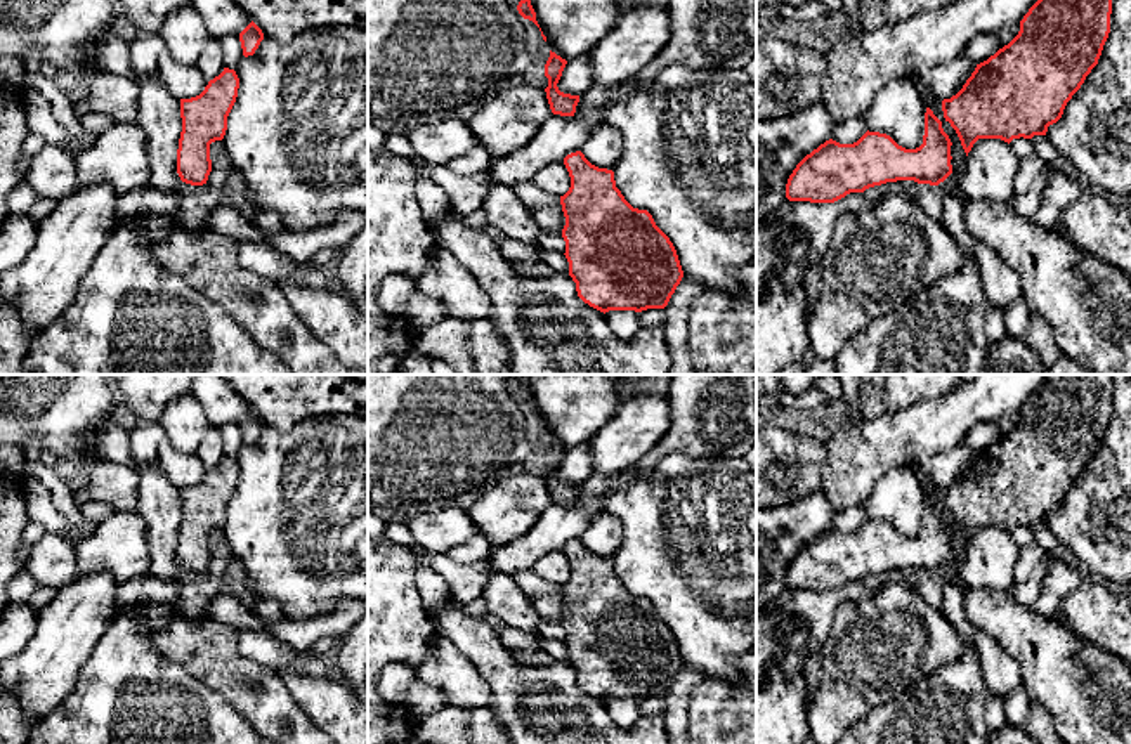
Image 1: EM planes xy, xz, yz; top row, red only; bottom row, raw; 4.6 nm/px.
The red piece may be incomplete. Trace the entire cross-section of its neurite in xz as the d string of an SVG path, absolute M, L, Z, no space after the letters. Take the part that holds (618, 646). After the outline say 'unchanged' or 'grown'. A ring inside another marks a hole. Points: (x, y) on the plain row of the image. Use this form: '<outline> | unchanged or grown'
M581 539L564 546L564 553L571 565L569 579L560 584L566 614L562 626L566 630L566 647L569 650L569 664L576 671L578 685L590 695L609 699L664 697L683 666L683 659L677 638L670 626L656 614L647 598L633 597L621 579L616 576L614 560L592 553Z | unchanged

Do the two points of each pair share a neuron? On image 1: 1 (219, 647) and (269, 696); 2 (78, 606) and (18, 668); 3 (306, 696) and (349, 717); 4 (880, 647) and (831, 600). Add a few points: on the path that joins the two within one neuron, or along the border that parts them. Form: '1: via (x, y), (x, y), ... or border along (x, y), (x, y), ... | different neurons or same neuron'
1: via (221, 663), (254, 694) | same neuron
2: via (68, 621), (33, 656) | same neuron
3: via (316, 696), (339, 713) | same neuron
4: border along (875, 587), (836, 609), (823, 644) | different neurons

